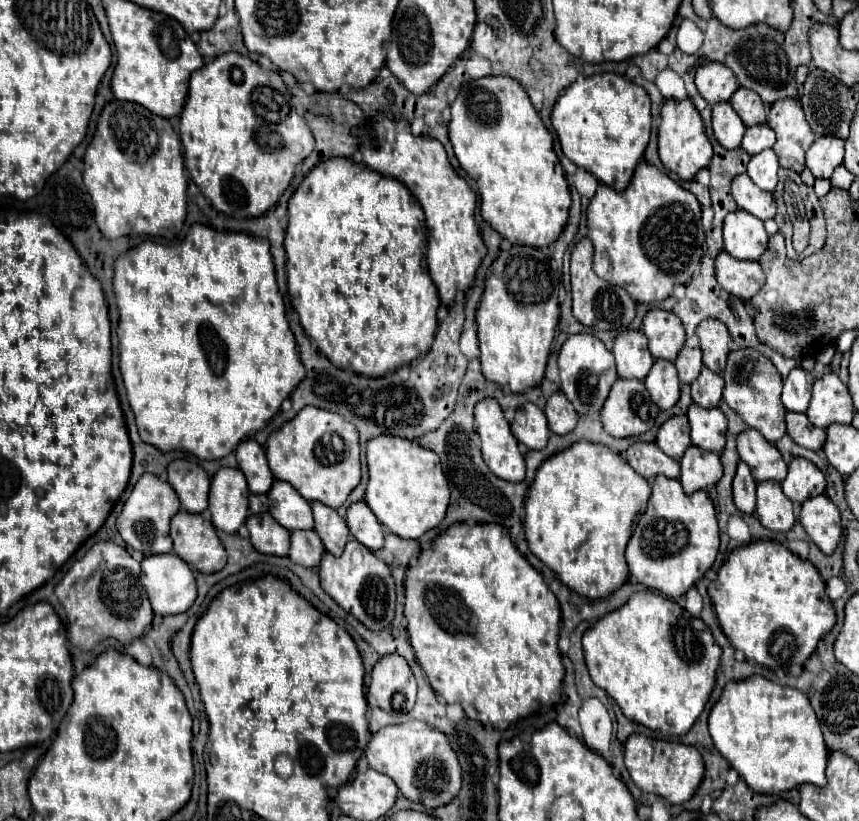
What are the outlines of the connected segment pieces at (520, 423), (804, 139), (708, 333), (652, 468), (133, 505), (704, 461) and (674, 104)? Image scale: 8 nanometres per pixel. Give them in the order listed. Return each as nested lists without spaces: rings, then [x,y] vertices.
[[[524,402],[512,420],[512,434],[524,448],[542,450],[550,438],[550,428],[544,412],[536,404]]]
[[[776,100],[768,108],[766,124],[776,132],[772,150],[778,154],[780,166],[800,172],[804,166],[804,152],[816,138],[804,118],[800,100]]]
[[[708,318],[702,324],[696,326],[696,336],[700,340],[700,348],[704,354],[704,366],[714,370],[714,372],[722,372],[724,364],[726,364],[726,356],[730,352],[730,334],[726,324],[722,324],[720,320]]]
[[[636,442],[626,450],[626,462],[646,480],[652,480],[656,474],[668,478],[678,478],[678,462],[666,456],[656,442]]]
[[[142,474],[140,480],[136,482],[130,498],[126,500],[122,512],[116,518],[116,528],[124,542],[142,552],[144,556],[148,554],[164,554],[172,550],[172,540],[170,540],[170,518],[180,510],[180,500],[174,492],[174,488],[160,480],[154,474]]]
[[[690,446],[680,460],[680,484],[686,494],[714,486],[722,476],[720,456],[698,446]]]
[[[666,100],[660,110],[658,154],[662,164],[676,172],[682,180],[692,180],[700,168],[706,168],[712,156],[712,144],[706,138],[702,118],[692,100]]]

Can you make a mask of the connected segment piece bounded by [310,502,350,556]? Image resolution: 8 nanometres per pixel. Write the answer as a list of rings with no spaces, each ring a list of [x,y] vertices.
[[[312,502],[312,514],[314,514],[314,530],[322,538],[324,548],[332,554],[340,554],[350,540],[348,526],[344,518],[338,516],[338,512],[322,502]]]

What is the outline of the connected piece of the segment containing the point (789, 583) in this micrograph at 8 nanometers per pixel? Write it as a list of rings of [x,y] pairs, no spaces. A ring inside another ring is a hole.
[[[754,540],[744,548],[730,552],[728,560],[718,570],[718,578],[708,586],[718,622],[726,638],[750,662],[766,666],[776,672],[786,672],[790,666],[802,666],[816,650],[818,640],[830,632],[836,622],[832,602],[826,596],[826,584],[810,560],[802,560],[786,546],[774,540]]]

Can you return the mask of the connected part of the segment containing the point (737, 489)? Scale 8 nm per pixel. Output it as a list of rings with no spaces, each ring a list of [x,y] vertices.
[[[738,462],[738,470],[734,476],[734,504],[740,512],[752,514],[756,508],[756,480],[750,474],[748,464]]]

